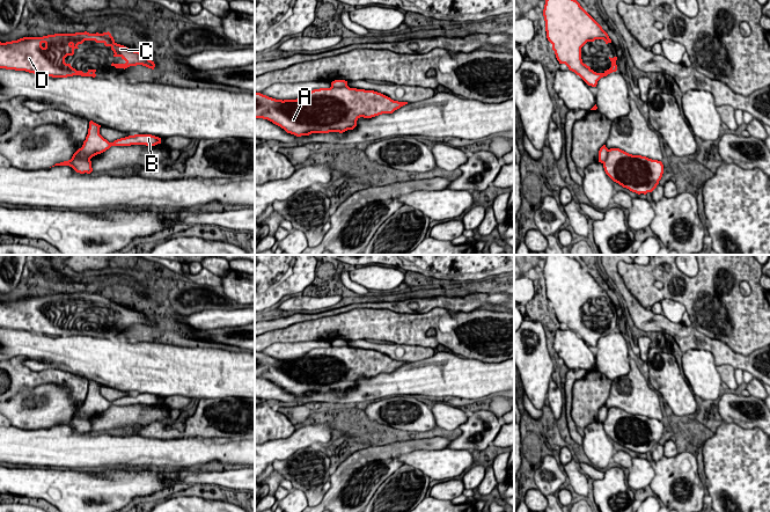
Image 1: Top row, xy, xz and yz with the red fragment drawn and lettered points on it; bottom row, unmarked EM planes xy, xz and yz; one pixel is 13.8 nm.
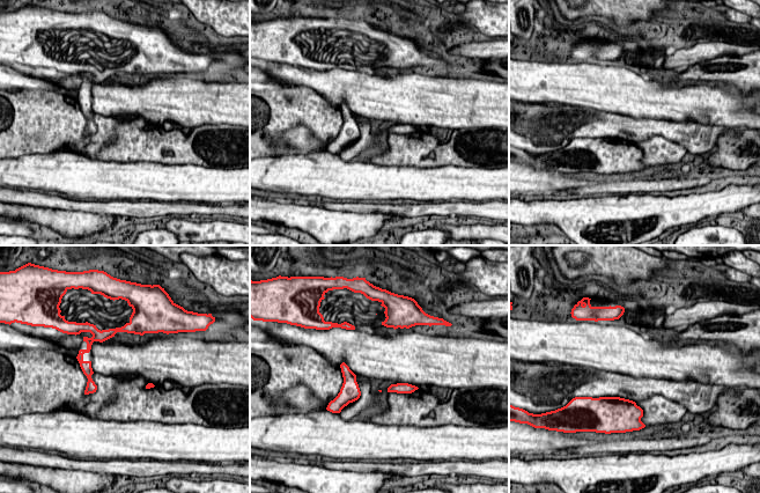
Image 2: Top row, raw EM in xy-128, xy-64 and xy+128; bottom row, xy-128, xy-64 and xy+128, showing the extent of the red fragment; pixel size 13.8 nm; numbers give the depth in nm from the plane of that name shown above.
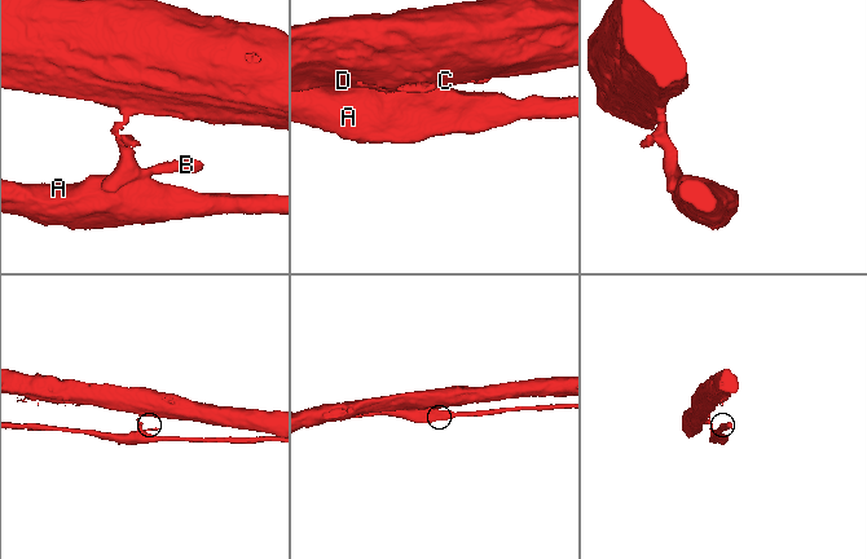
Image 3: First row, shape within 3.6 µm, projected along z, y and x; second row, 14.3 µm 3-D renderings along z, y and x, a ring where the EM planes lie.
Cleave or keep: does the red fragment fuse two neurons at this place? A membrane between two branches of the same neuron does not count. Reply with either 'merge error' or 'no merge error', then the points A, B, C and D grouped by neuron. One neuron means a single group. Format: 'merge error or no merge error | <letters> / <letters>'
merge error | A / B C D

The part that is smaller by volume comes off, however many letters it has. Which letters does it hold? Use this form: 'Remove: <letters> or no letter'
Remove: A

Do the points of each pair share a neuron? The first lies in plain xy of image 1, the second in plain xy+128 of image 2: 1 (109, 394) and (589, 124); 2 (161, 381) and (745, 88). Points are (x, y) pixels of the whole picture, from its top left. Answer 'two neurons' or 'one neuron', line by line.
1: one neuron
2: two neurons

